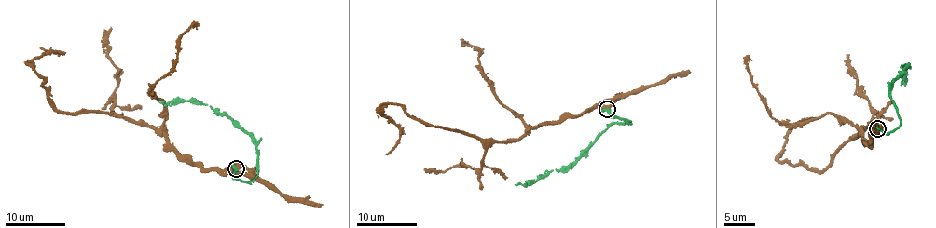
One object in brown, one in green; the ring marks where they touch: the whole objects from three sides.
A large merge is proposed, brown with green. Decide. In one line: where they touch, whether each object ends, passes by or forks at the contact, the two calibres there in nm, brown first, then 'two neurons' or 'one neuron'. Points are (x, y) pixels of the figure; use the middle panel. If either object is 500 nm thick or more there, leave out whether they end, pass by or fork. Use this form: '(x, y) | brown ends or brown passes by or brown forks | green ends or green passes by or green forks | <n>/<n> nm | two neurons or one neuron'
(607, 109) | brown passes by | green ends | 320/400 nm | one neuron

